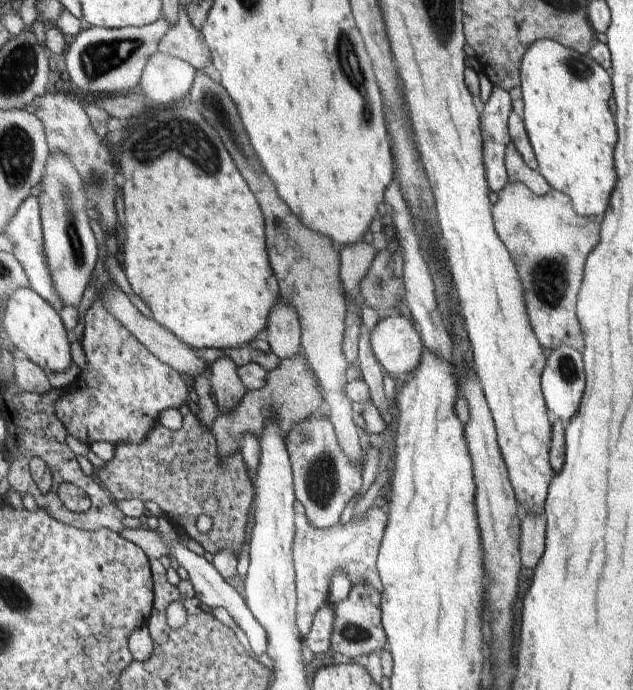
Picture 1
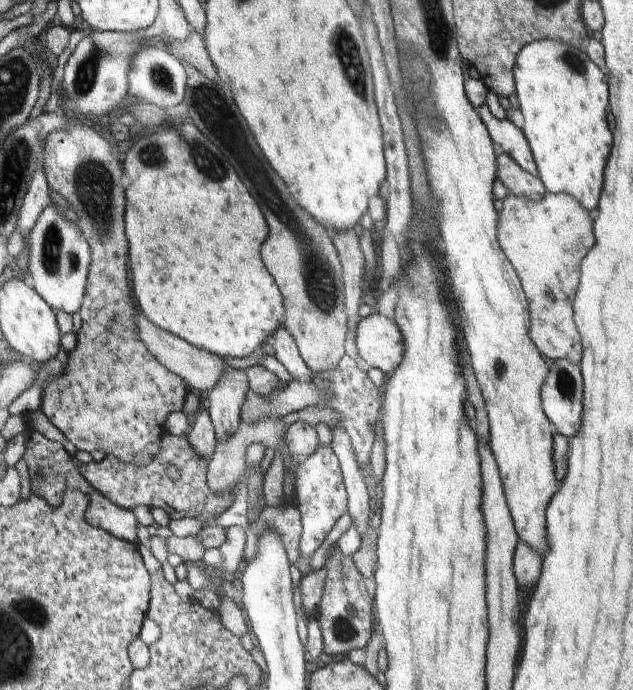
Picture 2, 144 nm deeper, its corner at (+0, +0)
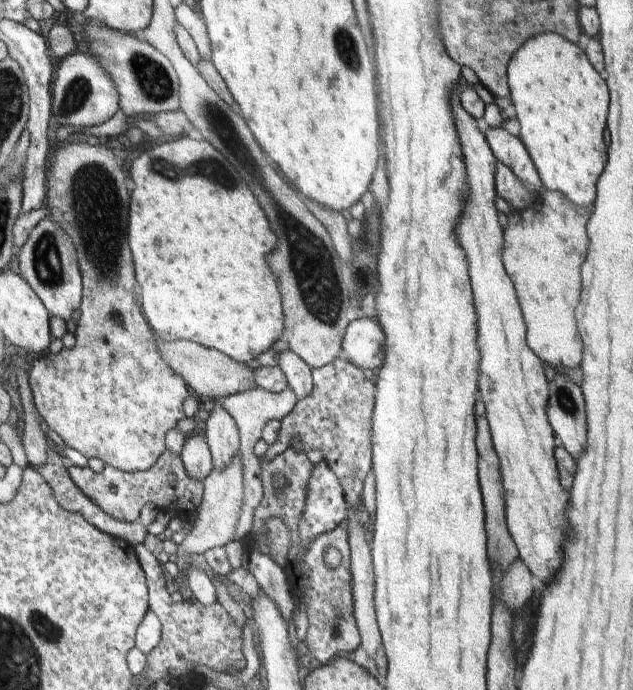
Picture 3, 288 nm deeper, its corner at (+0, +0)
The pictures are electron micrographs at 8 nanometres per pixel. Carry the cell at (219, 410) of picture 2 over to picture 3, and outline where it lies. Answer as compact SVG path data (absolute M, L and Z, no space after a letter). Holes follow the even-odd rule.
M213 400L215 406L209 414L209 418L205 420L205 424L201 424L203 428L203 436L213 460L213 470L221 472L225 470L233 456L239 452L239 432L235 426L233 416L229 416L221 404L217 404L217 400Z

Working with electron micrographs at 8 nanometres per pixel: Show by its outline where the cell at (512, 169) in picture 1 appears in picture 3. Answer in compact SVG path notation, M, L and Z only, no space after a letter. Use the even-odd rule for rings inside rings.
M501 162L495 164L495 194L497 198L509 202L511 208L517 212L531 208L537 198L537 194L531 194L513 174L513 170L509 170L509 166L503 166Z

